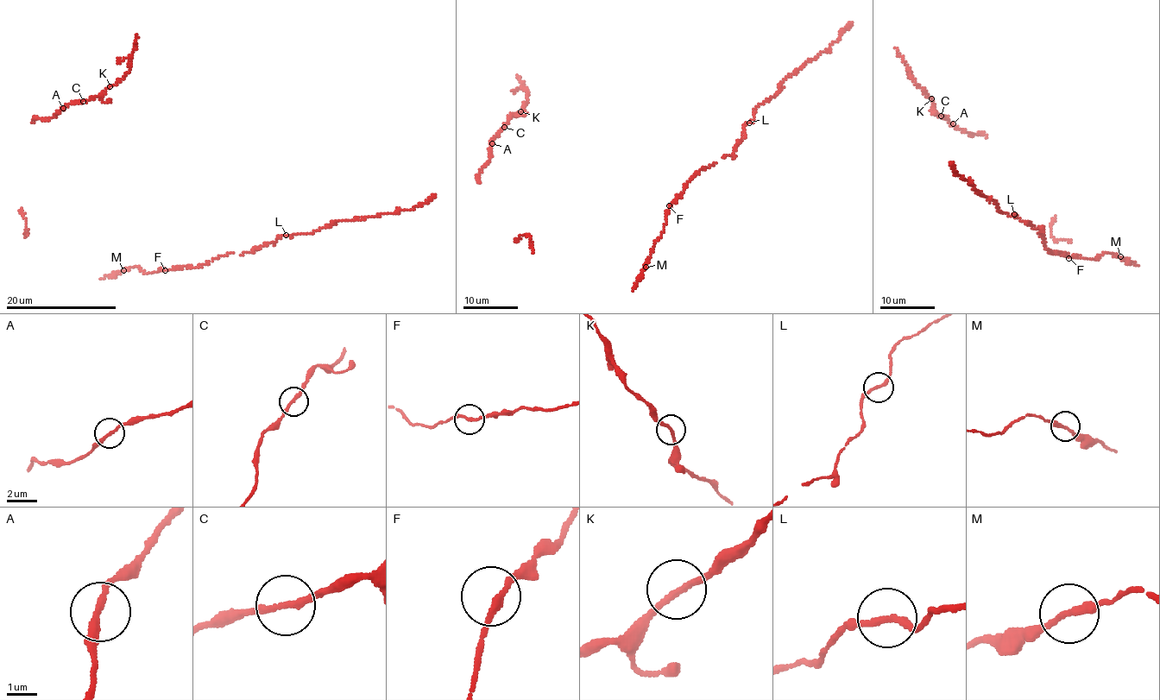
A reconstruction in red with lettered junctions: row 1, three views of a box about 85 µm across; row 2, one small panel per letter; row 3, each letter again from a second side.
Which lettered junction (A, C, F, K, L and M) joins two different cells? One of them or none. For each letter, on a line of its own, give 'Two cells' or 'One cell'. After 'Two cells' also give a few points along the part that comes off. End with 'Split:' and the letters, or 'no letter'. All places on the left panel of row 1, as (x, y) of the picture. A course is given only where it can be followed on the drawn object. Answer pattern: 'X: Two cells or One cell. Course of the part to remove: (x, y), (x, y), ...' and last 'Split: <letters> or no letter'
A: One cell
C: One cell
F: One cell
K: One cell
L: One cell
M: One cell
Split: no letter

